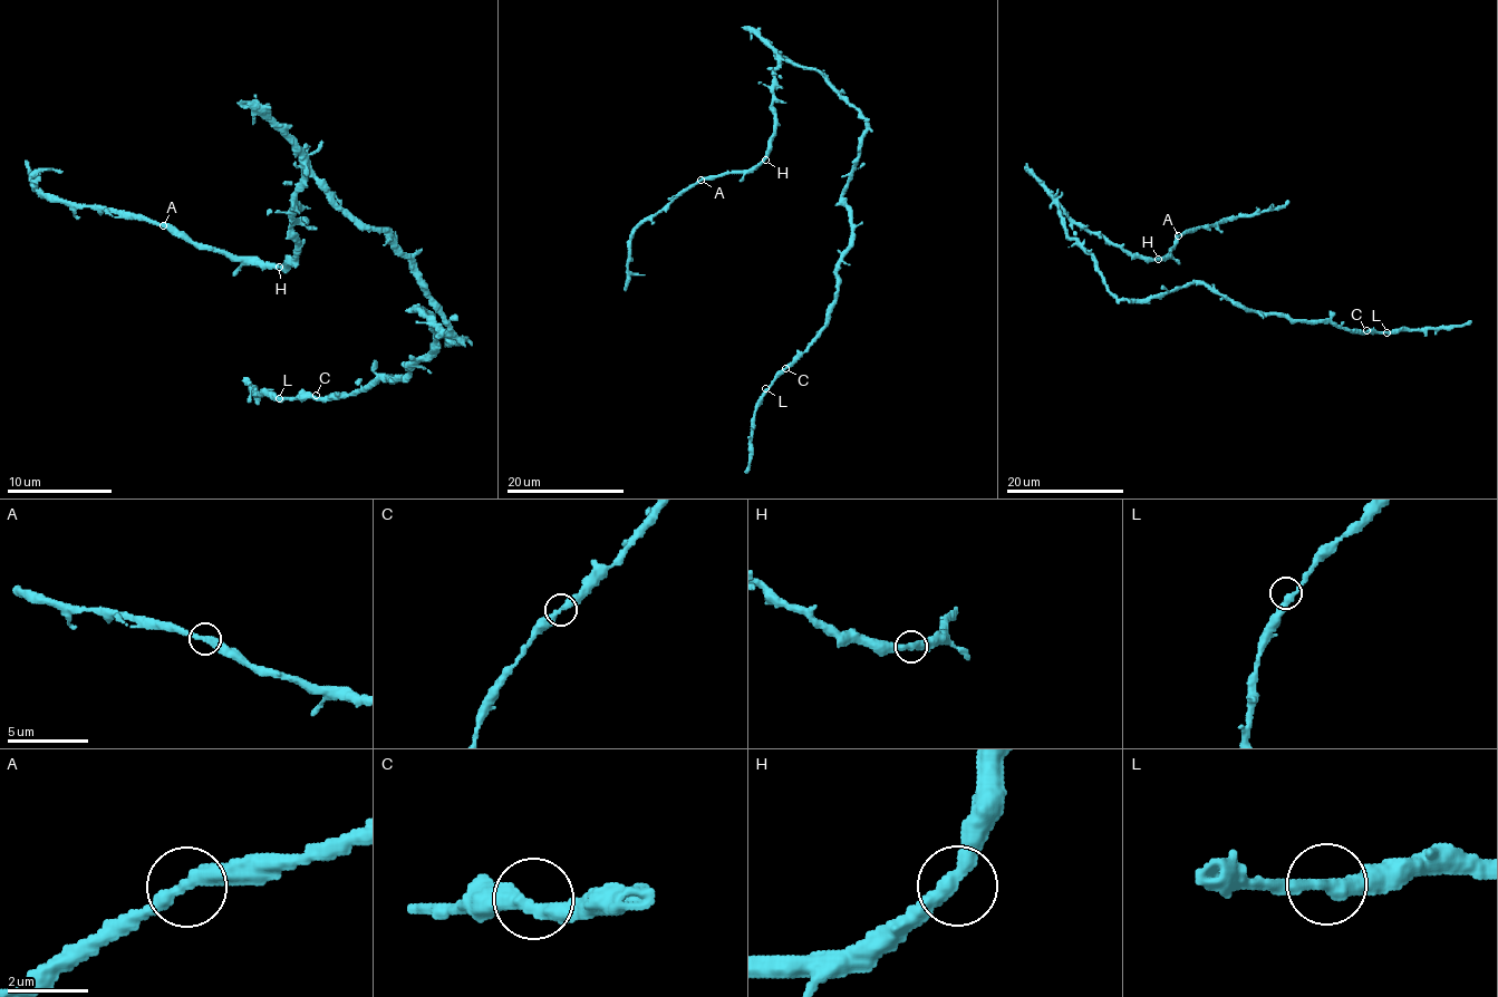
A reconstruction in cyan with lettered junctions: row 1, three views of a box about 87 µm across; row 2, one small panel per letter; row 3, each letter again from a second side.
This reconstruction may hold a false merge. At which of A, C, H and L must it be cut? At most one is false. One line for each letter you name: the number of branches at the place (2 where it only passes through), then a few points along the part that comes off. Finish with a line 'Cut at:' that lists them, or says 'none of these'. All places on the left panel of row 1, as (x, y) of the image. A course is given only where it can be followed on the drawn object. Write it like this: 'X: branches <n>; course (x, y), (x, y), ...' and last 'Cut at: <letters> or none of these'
Cut at: none of these

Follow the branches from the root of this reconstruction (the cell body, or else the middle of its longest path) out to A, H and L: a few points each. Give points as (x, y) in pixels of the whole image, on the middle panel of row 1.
A: (847, 100), (818, 70), (781, 59), (775, 70), (773, 135), (770, 151), (748, 171), (701, 181)
H: (847, 100), (818, 70), (781, 59), (775, 70), (773, 135), (765, 160)
L: (847, 100), (865, 117), (866, 131), (842, 195), (851, 241), (837, 271), (833, 307), (821, 335), (765, 388)

